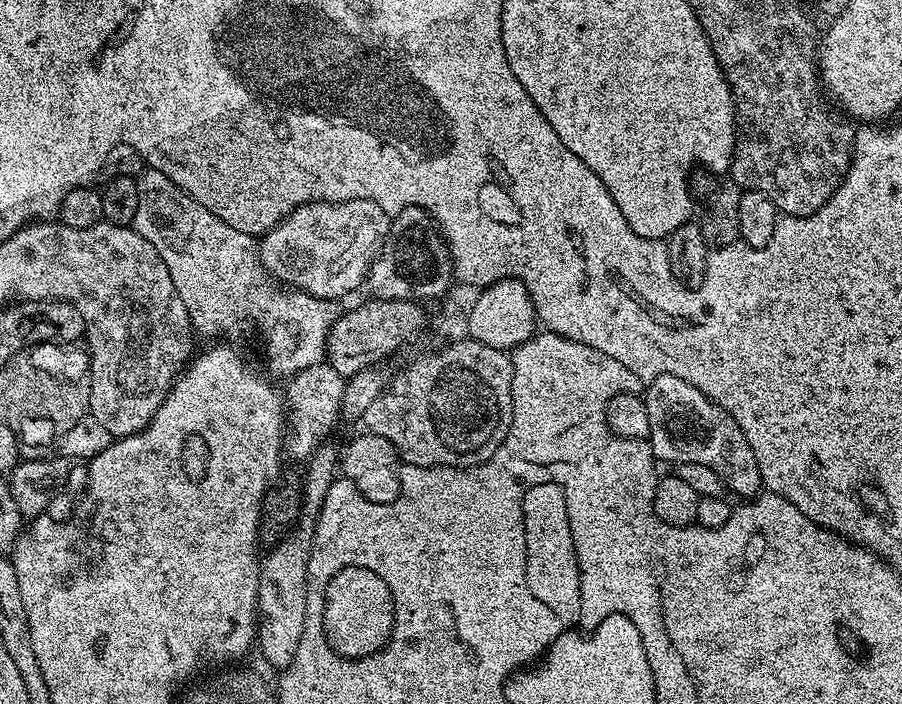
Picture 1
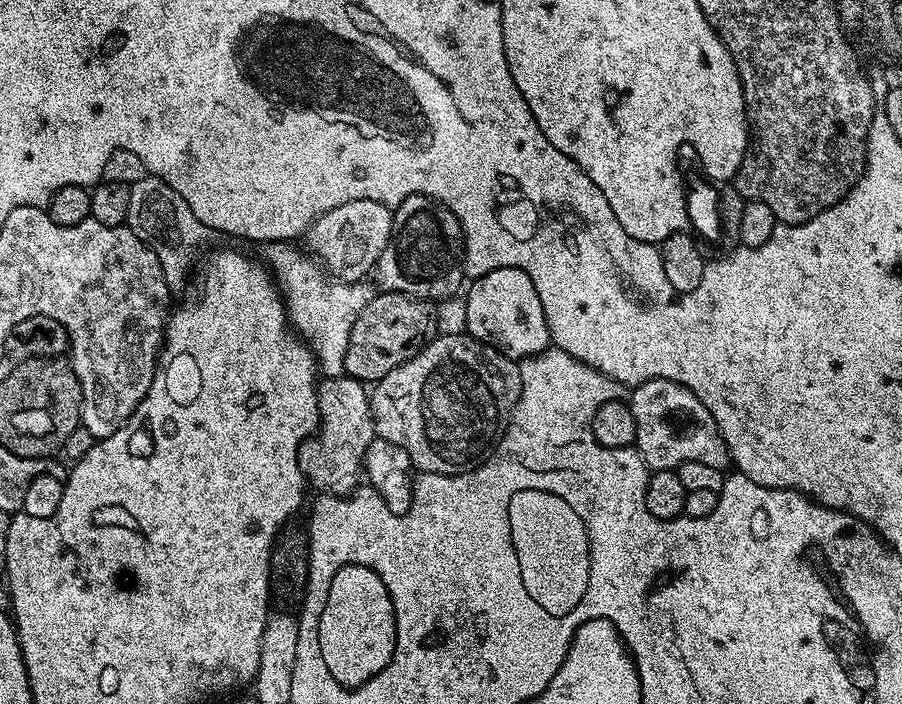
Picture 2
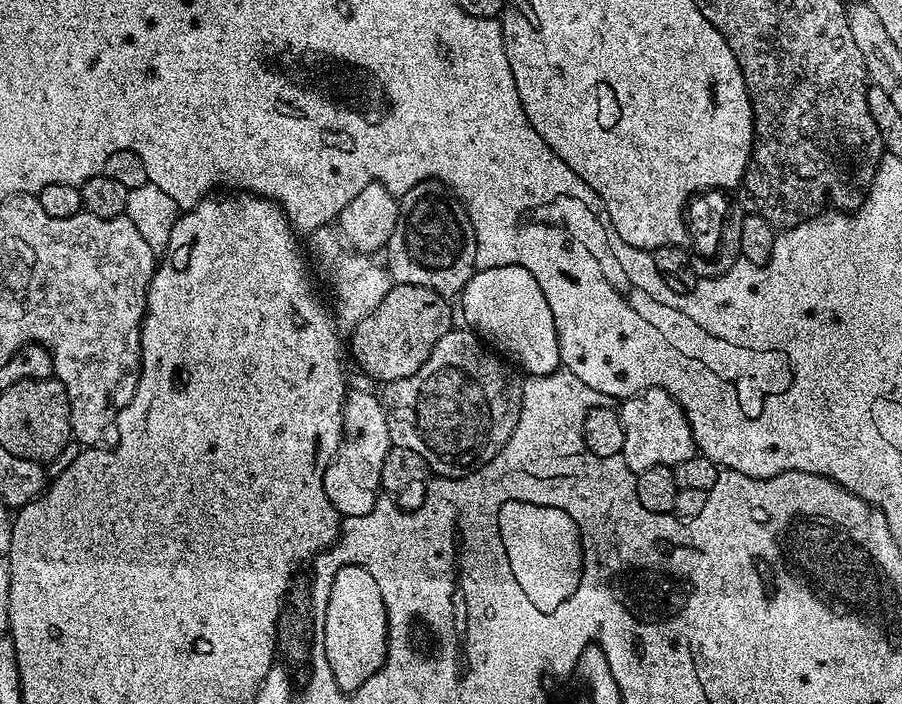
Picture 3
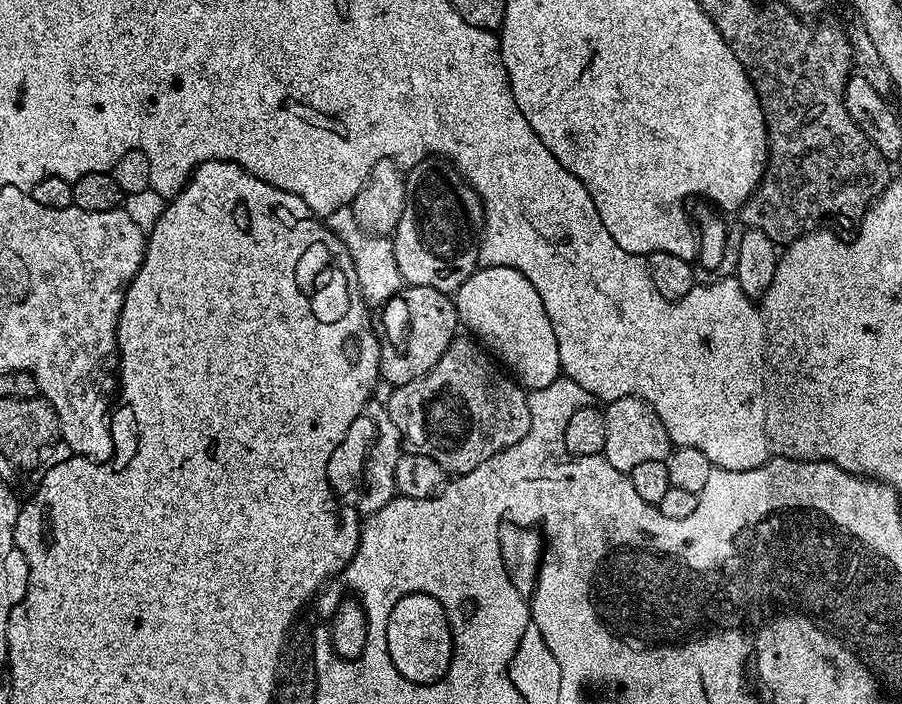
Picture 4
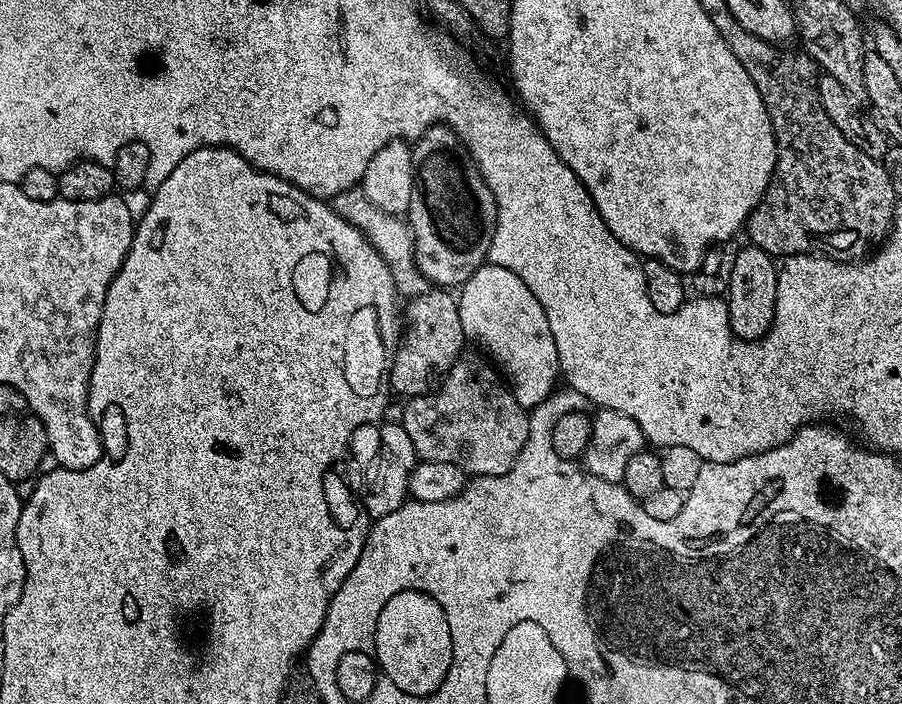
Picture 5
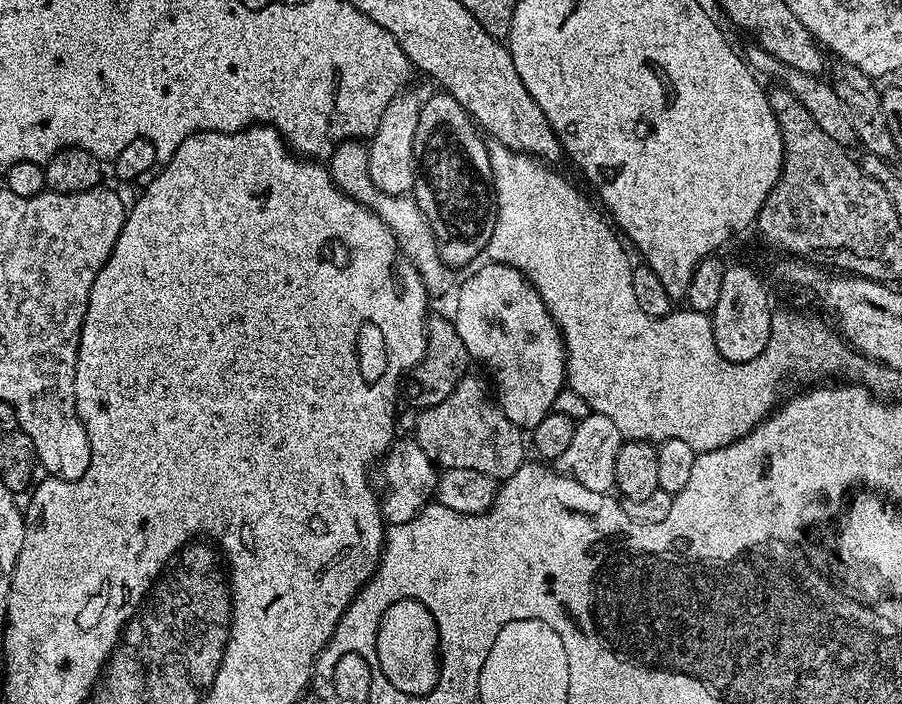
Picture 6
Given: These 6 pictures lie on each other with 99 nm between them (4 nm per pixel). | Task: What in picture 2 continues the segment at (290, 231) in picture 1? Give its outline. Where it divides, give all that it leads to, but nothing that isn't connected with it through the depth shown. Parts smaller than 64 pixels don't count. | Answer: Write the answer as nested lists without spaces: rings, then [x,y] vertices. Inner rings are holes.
[[[359,200],[346,202],[346,206],[334,206],[326,214],[322,214],[306,233],[306,248],[315,256],[331,275],[349,282],[360,282],[364,275],[371,273],[376,267],[382,250],[390,242],[392,233],[393,209],[385,204]]]

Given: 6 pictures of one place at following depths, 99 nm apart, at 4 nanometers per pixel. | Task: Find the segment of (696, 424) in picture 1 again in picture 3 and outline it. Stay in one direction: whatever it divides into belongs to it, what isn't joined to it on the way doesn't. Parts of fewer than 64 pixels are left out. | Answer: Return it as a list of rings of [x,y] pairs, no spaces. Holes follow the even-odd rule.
[[[647,388],[638,394],[623,397],[618,411],[622,418],[622,455],[626,466],[639,473],[650,466],[666,466],[673,469],[686,458],[697,455],[694,434],[684,413],[684,407],[666,390]]]

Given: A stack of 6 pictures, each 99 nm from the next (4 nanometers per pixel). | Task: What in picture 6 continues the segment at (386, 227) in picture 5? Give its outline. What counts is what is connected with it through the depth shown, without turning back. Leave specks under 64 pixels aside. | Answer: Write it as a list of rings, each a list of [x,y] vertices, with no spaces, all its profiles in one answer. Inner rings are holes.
[[[345,140],[327,159],[326,167],[332,174],[332,181],[347,196],[354,198],[362,206],[366,206],[374,214],[378,214],[378,218],[382,218],[382,222],[386,222],[386,226],[396,238],[396,243],[400,245],[400,251],[404,259],[413,264],[424,280],[429,297],[444,296],[448,291],[451,293],[457,287],[457,273],[452,265],[445,262],[440,256],[434,238],[434,230],[430,226],[426,214],[422,214],[415,198],[411,195],[395,196],[394,194],[386,194],[384,190],[378,190],[378,186],[374,186],[374,181],[370,178],[367,143],[360,140]]]

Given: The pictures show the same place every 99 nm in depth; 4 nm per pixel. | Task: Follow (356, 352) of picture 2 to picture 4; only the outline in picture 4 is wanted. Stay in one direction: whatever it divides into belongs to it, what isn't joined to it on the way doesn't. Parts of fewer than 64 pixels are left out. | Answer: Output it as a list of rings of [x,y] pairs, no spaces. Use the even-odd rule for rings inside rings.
[[[413,284],[401,288],[398,294],[394,294],[382,305],[380,312],[380,376],[388,383],[388,386],[397,384],[405,384],[406,382],[414,382],[414,378],[422,378],[427,374],[438,362],[438,358],[442,358],[442,354],[446,354],[446,350],[450,346],[450,342],[457,339],[458,317],[456,314],[456,301],[449,293],[442,290],[434,290],[434,286],[414,286]]]

